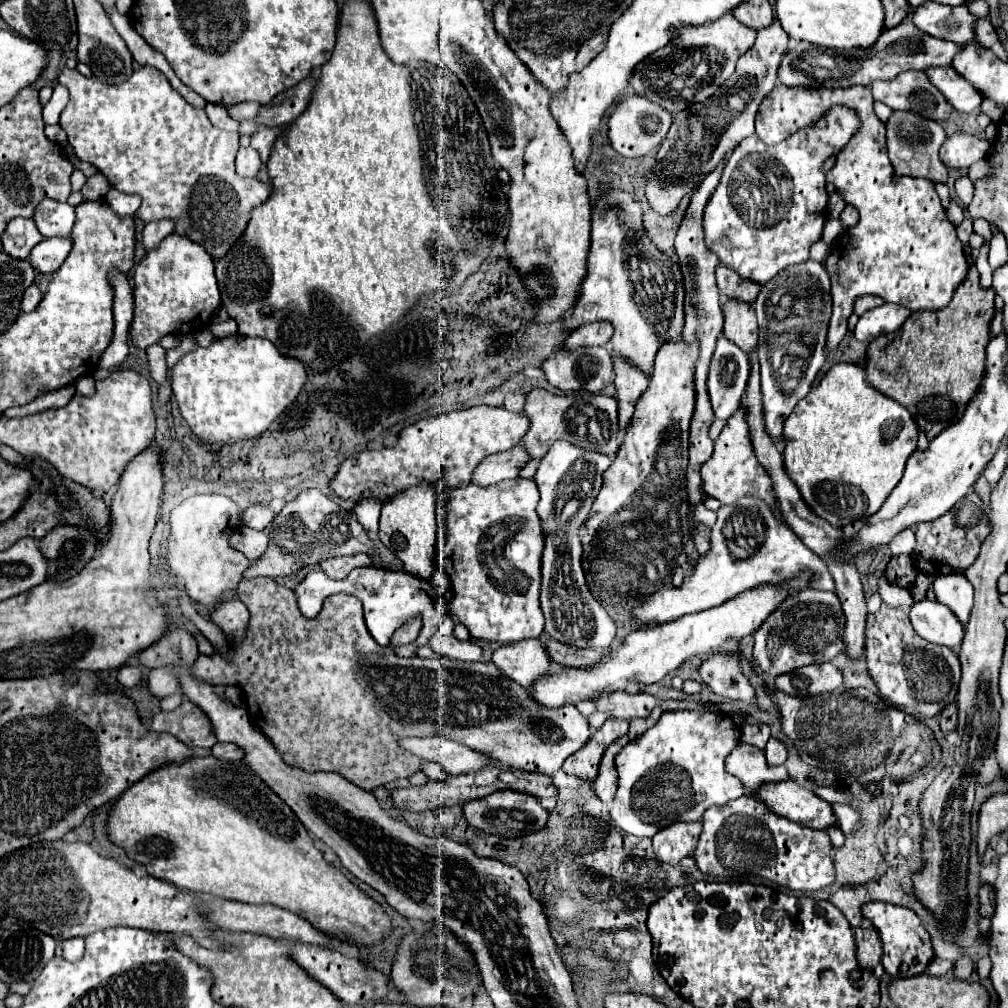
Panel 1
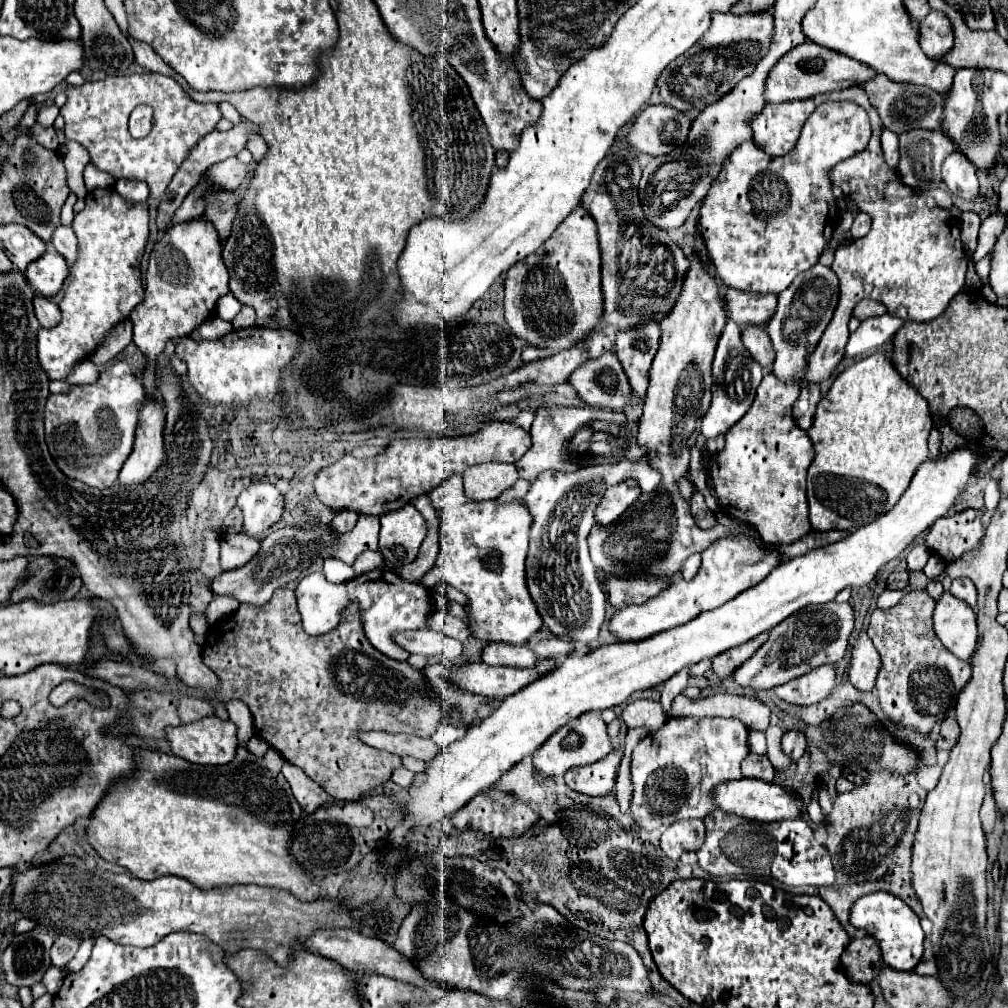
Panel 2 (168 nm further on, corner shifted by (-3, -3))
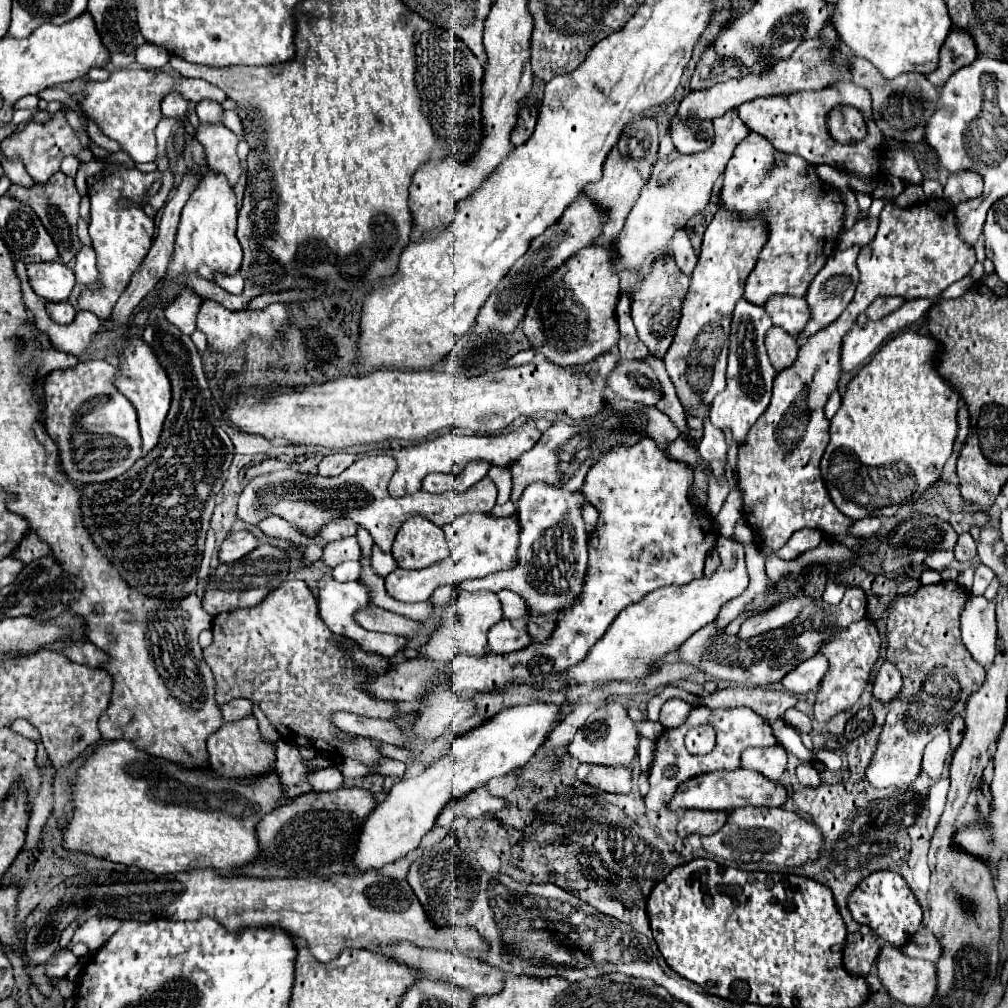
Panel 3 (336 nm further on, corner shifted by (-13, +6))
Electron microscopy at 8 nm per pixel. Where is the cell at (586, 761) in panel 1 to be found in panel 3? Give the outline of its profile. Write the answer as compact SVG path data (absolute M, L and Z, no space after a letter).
M580 764L576 776L604 792L612 794L628 794L632 790L632 774L630 768L606 768L606 766L590 766Z

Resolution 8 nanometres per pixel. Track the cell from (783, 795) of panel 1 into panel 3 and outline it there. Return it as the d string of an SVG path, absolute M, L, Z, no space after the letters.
M732 770L732 772L714 772L714 774L700 774L698 778L690 778L690 782L678 786L678 794L670 800L668 810L734 810L742 806L782 806L786 802L786 790L778 782L770 782L758 772L752 770Z

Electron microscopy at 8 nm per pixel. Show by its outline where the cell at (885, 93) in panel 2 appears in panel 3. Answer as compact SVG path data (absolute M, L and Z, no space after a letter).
M848 52L848 60L850 60L850 80L856 86L864 86L864 90L870 92L872 114L874 114L874 120L876 120L878 128L882 130L884 138L894 138L894 140L908 142L908 144L920 142L924 138L926 122L936 112L936 106L938 106L938 90L926 80L926 76L900 74L898 78L888 80L864 58L852 56Z

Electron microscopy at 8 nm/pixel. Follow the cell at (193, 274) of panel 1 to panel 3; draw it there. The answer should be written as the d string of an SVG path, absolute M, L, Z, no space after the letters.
M208 170L206 178L202 178L198 190L190 194L182 210L180 226L176 232L176 246L168 264L164 288L168 288L172 276L178 276L184 270L196 272L206 280L214 280L214 274L234 274L242 264L242 248L236 238L236 216L238 208L232 186L226 182L226 178L222 178L222 174Z

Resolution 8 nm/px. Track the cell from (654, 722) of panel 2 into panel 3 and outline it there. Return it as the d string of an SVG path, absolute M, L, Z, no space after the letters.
M670 698L670 700L662 706L660 722L670 730L670 728L686 722L690 710L692 710L692 706L690 706L686 700L682 700L682 698Z

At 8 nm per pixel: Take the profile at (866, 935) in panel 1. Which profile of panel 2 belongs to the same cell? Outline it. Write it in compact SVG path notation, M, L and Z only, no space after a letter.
M866 935L862 939L852 939L842 955L842 965L852 981L870 983L878 977L882 969L882 955L876 939Z

